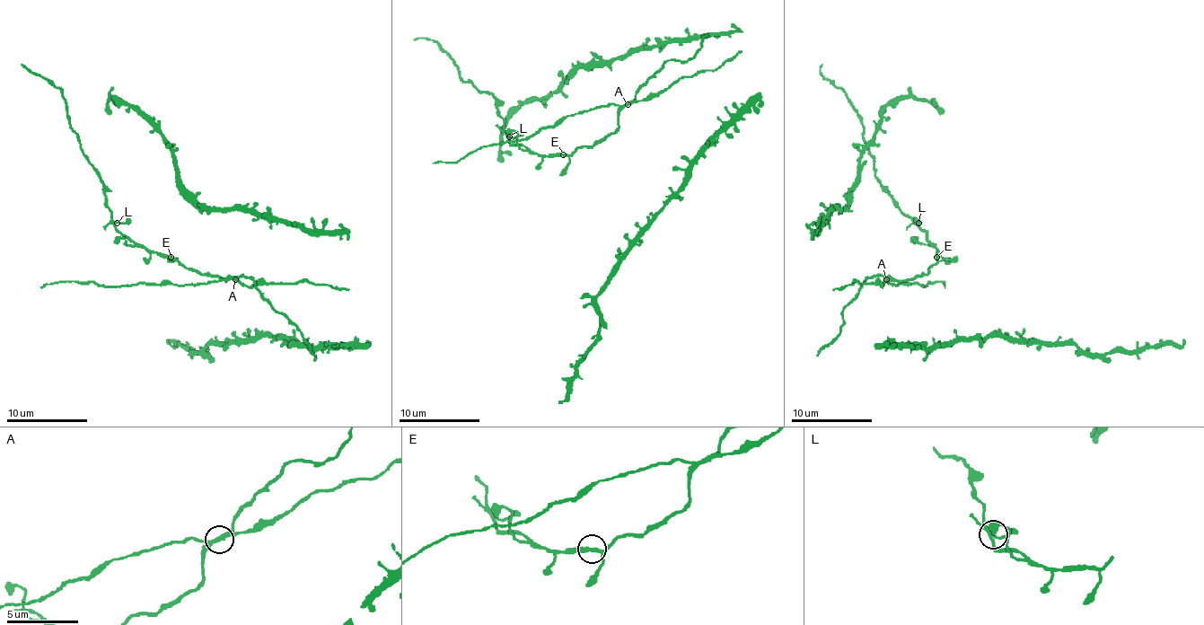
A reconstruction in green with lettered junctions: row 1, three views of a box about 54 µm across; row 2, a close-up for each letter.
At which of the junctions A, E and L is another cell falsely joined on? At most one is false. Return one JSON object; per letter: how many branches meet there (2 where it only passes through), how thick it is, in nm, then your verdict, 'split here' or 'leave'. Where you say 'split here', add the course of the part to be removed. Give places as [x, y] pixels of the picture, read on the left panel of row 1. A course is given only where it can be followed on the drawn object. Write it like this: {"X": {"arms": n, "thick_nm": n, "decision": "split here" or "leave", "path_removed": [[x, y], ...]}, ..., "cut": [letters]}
{"A": {"arms": 4, "thick_nm": 240, "decision": "split here", "path_removed": [[235, 279], [179, 286], [96, 286], [88, 281], [62, 281], [39, 287]]}, "E": {"arms": 3, "thick_nm": 240, "decision": "leave"}, "L": {"arms": 4, "thick_nm": 240, "decision": "leave"}, "cut": ["A"]}

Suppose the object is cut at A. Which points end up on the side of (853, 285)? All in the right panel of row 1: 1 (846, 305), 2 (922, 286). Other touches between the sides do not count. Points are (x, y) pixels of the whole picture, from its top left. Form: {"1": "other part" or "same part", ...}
{"1": "other part", "2": "same part"}

